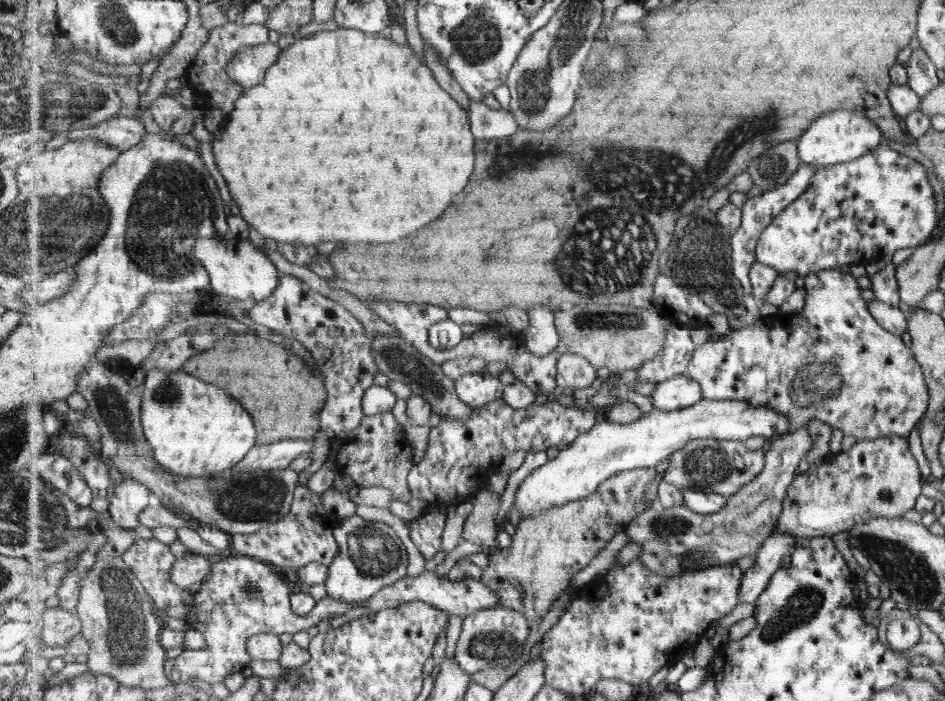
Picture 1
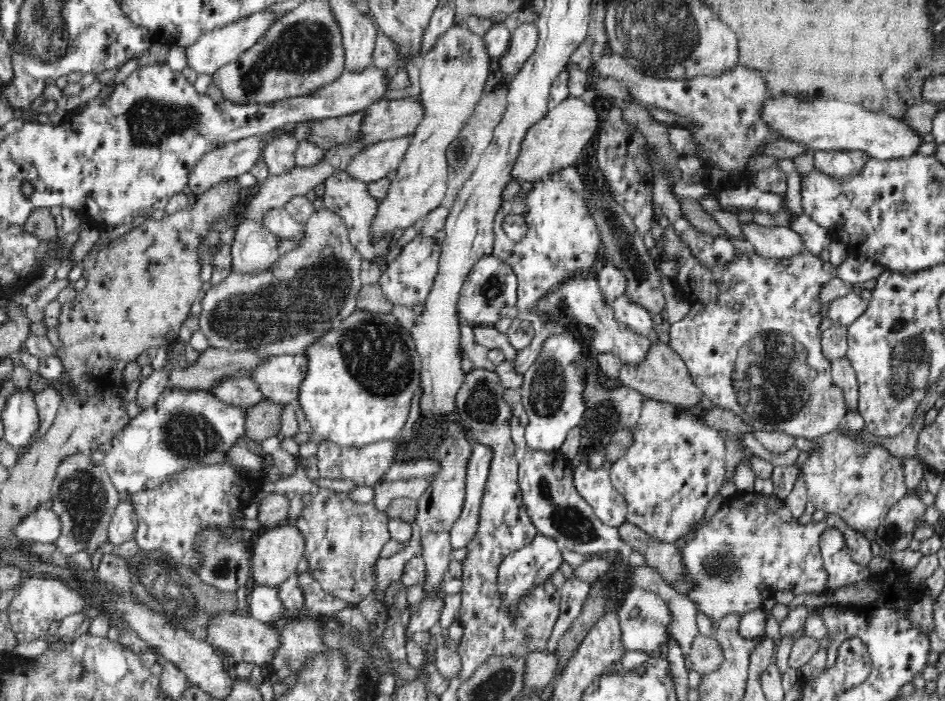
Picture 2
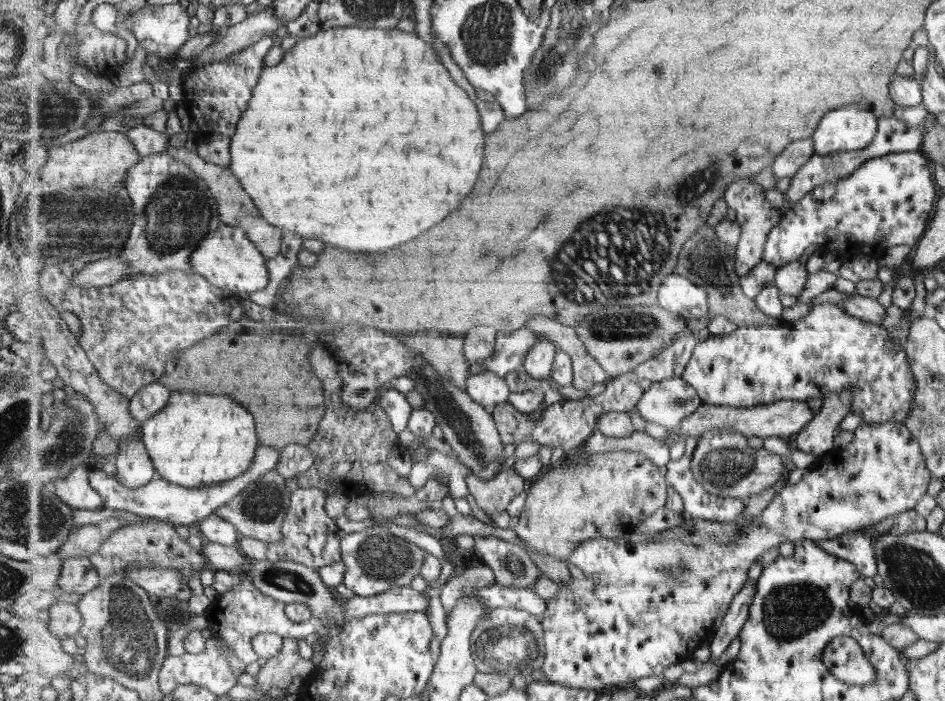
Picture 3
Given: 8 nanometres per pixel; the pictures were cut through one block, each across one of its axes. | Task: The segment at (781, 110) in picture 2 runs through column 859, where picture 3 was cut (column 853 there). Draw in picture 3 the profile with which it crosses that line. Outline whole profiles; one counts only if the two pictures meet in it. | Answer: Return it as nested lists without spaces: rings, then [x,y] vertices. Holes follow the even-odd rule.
[[[861,105],[832,109],[813,134],[816,155],[861,151],[873,143],[879,118]]]

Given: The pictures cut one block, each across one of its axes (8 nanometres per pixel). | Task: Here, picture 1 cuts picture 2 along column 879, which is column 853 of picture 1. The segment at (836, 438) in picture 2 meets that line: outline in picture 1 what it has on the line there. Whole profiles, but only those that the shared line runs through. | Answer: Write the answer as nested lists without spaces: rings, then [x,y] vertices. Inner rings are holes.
[[[904,436],[861,439],[847,452],[829,454],[827,464],[798,473],[775,531],[800,538],[835,536],[872,518],[899,518],[915,507],[923,483]]]

